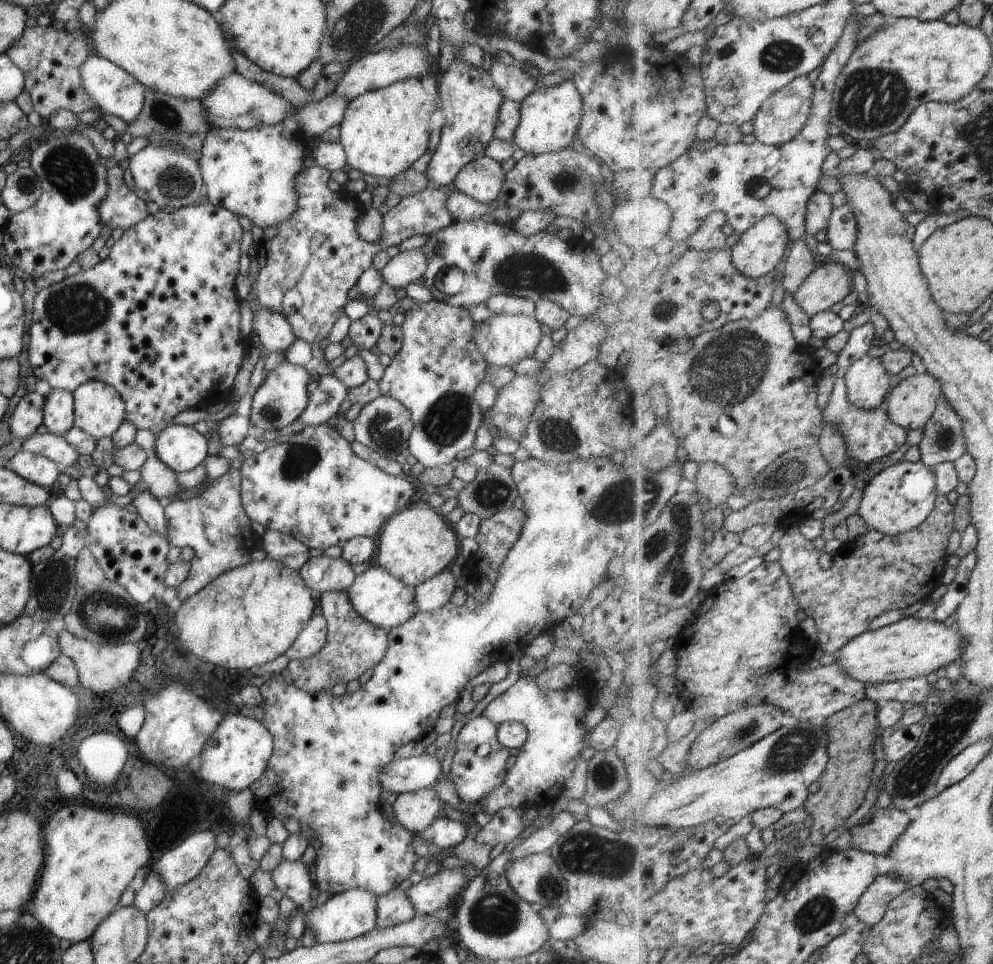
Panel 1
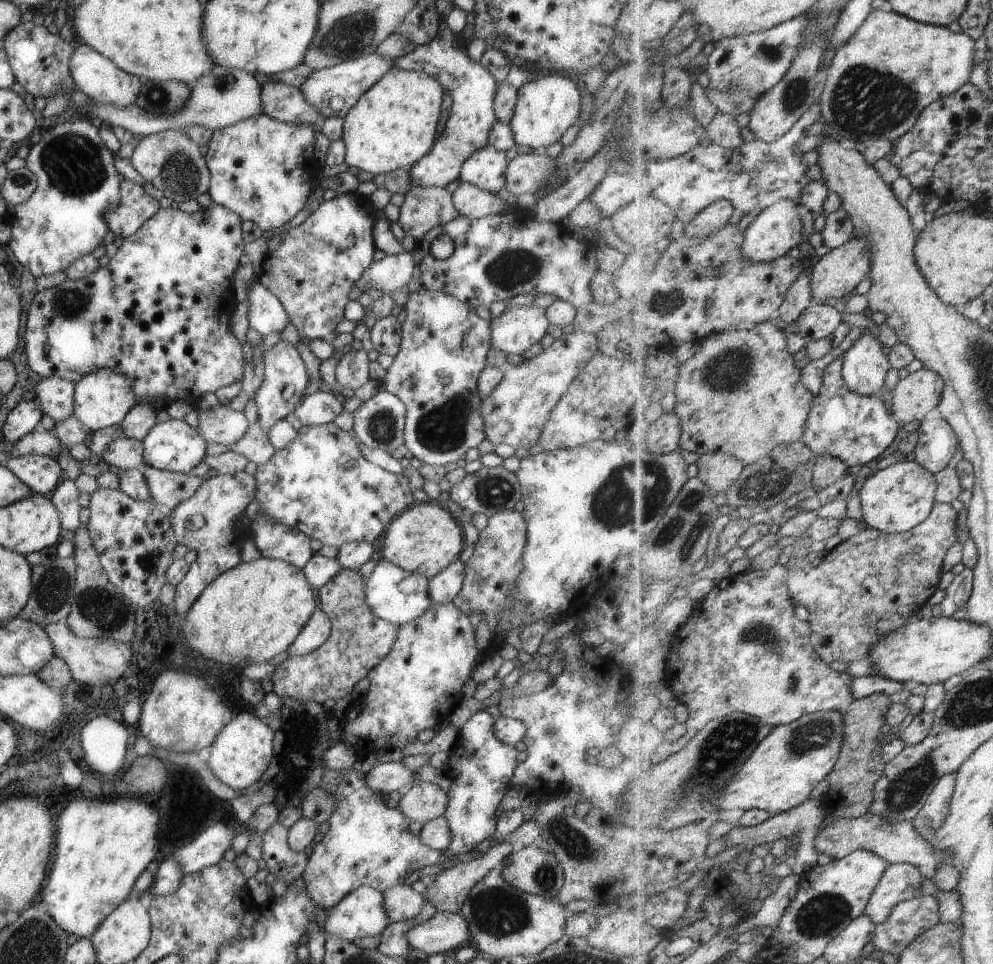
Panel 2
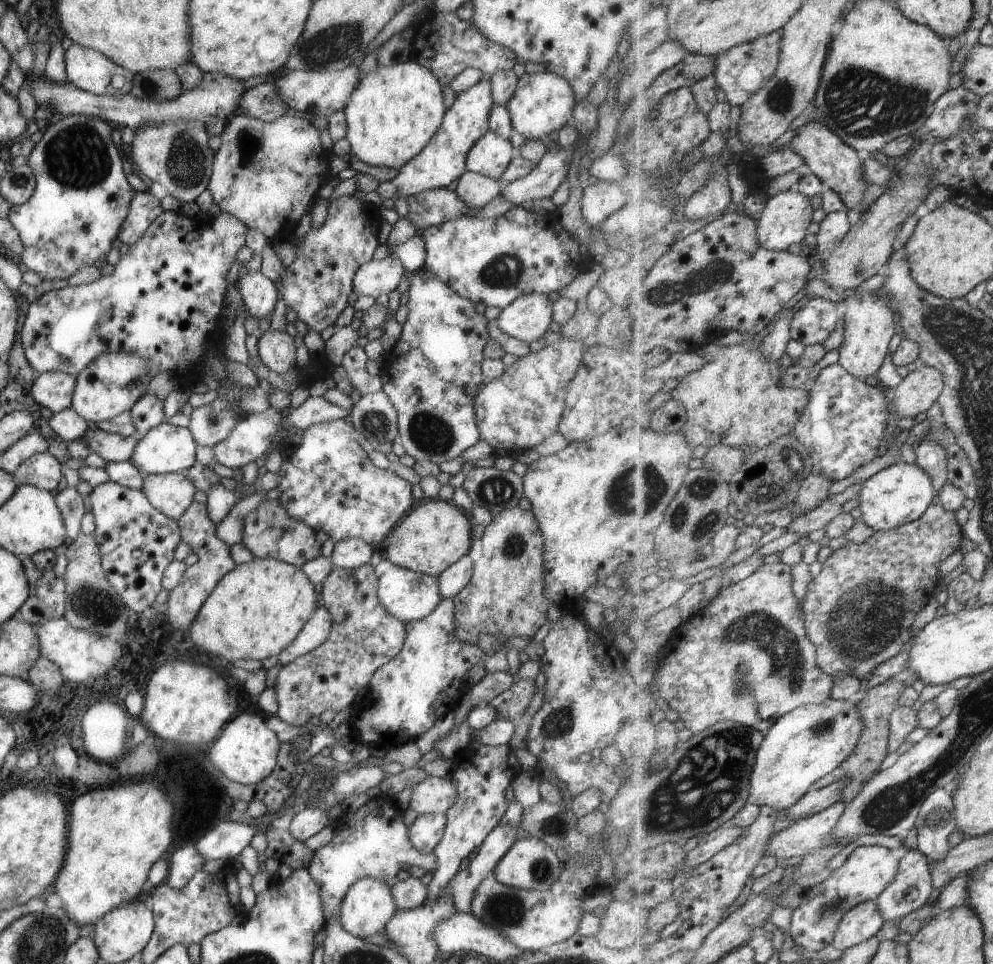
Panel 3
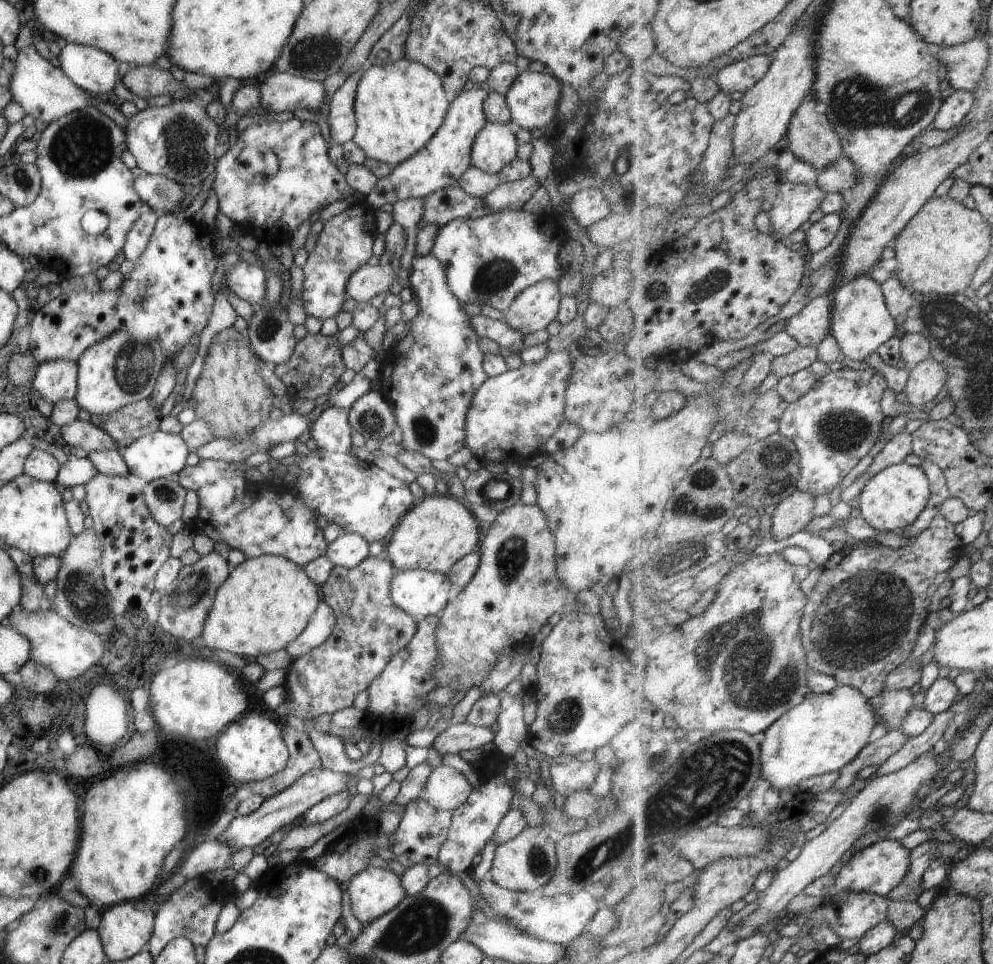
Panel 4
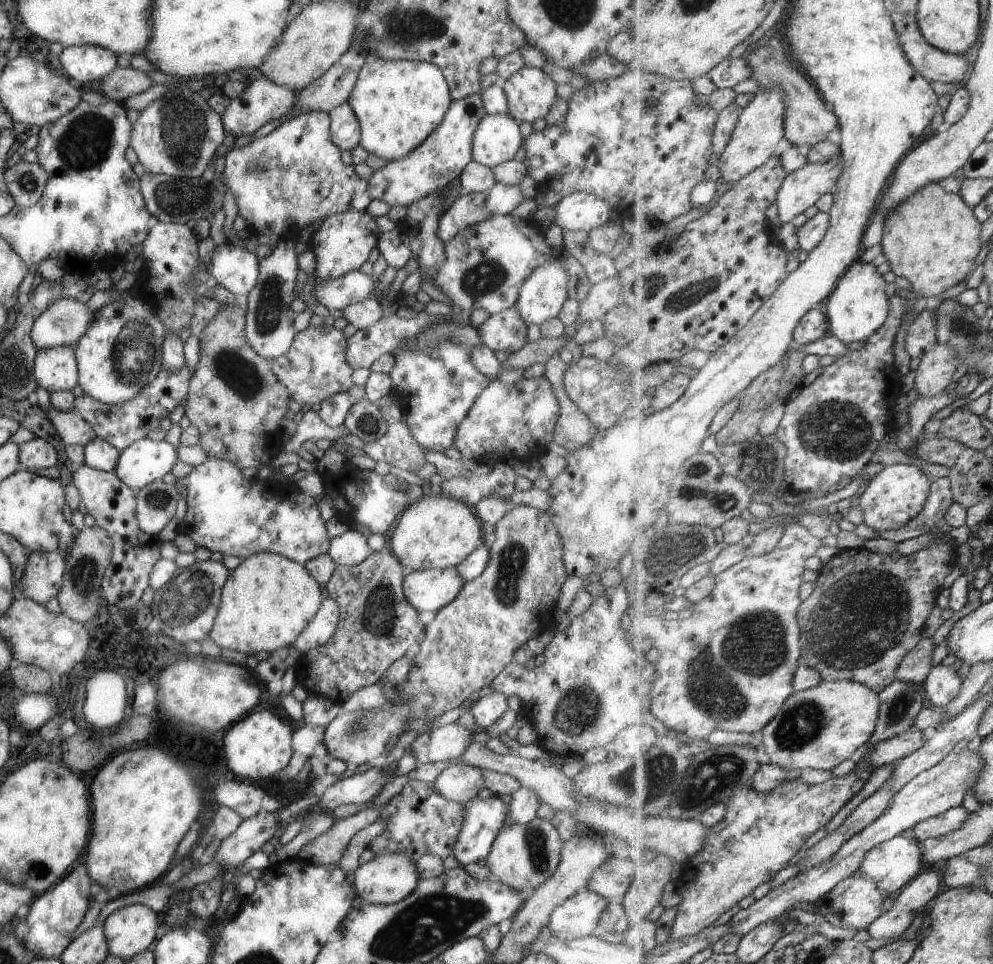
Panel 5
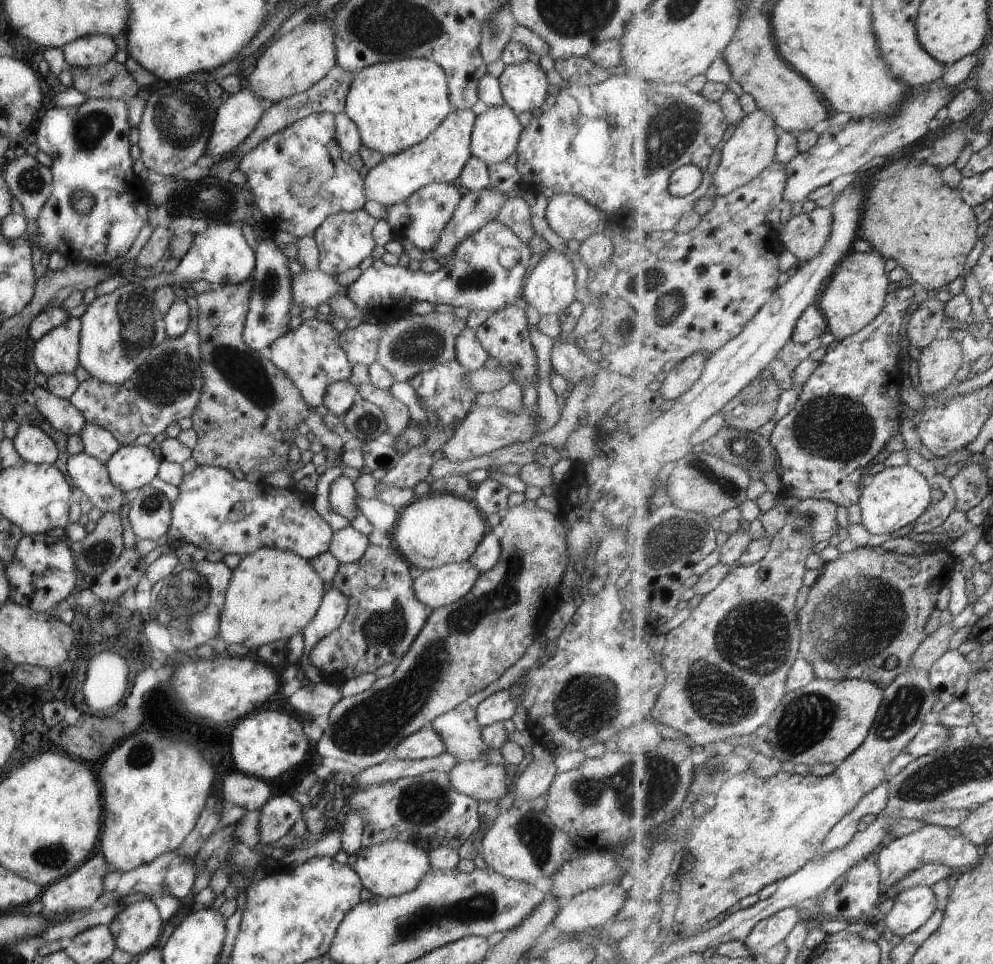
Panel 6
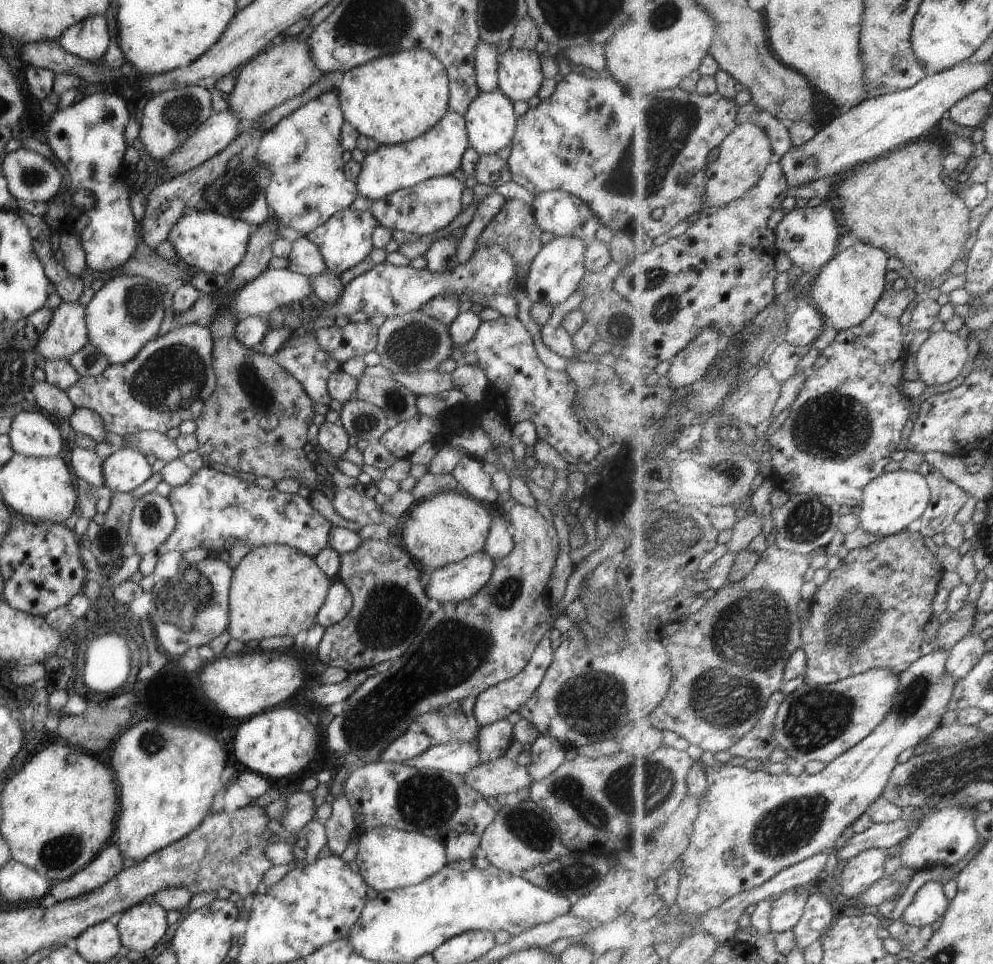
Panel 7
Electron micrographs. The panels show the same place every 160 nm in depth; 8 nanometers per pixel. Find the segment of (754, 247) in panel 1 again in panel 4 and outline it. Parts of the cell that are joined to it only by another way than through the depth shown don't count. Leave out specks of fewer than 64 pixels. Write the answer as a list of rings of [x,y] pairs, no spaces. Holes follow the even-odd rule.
[[[783,182],[772,198],[773,206],[768,212],[773,231],[788,237],[809,221],[825,198],[825,192],[817,185]]]

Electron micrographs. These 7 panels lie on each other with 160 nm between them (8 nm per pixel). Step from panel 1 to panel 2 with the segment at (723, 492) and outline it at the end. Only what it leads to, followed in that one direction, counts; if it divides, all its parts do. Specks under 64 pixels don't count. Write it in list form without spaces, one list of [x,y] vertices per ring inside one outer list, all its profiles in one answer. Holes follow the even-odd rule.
[[[726,452],[700,455],[696,462],[697,476],[717,492],[726,493],[728,488],[741,476],[744,462]]]

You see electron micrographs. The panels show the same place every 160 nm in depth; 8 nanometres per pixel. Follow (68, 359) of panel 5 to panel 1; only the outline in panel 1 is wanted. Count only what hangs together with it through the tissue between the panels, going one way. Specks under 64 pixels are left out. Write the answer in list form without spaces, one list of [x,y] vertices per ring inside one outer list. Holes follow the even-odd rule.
[[[49,389],[44,395],[42,423],[47,432],[61,435],[74,424],[74,397],[66,390]]]

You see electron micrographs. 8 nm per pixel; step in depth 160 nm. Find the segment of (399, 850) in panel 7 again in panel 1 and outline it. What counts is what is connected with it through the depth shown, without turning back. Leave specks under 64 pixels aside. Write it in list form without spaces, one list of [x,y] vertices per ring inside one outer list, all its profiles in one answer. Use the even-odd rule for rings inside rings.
[[[359,888],[333,894],[320,905],[314,905],[303,916],[303,932],[311,932],[316,943],[337,943],[374,930],[376,898]]]

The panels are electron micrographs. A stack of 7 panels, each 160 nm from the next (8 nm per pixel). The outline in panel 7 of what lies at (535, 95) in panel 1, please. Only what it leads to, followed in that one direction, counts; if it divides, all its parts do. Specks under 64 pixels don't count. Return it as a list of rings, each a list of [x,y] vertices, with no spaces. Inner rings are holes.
[[[508,47],[498,55],[496,83],[498,89],[513,103],[526,101],[539,90],[542,75],[540,55]]]

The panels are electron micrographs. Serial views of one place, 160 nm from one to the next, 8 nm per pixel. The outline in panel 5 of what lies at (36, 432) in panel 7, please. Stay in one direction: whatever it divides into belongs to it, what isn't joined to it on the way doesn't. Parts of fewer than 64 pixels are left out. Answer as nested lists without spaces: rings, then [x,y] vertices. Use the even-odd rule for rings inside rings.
[[[33,437],[18,446],[18,462],[29,472],[48,469],[57,462],[56,450],[42,438]]]

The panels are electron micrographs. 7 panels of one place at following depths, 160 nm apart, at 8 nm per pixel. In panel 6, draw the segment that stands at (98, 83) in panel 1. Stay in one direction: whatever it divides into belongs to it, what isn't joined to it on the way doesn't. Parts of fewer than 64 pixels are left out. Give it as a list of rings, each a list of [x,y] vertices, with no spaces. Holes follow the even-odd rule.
[[[85,35],[66,42],[62,55],[71,67],[89,68],[107,62],[113,57],[116,46],[111,37],[105,35]]]

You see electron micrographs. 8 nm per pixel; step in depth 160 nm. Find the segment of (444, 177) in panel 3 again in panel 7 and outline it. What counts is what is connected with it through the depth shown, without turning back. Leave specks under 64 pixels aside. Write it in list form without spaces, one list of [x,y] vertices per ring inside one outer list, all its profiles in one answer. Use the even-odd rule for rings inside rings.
[[[447,111],[429,130],[407,142],[394,145],[378,145],[375,150],[364,154],[361,160],[360,171],[354,180],[357,192],[370,200],[384,197],[394,190],[407,188],[431,177],[451,175],[460,166],[460,158],[468,147],[468,138],[465,128],[464,116],[453,111]]]

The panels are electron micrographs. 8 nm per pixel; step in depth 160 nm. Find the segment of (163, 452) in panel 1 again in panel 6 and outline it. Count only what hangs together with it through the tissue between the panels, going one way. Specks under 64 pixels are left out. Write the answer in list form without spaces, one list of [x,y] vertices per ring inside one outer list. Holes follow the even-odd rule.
[[[123,445],[120,446],[105,462],[110,483],[125,493],[134,488],[141,488],[156,476],[156,472],[161,460],[155,460],[153,452],[146,446]]]

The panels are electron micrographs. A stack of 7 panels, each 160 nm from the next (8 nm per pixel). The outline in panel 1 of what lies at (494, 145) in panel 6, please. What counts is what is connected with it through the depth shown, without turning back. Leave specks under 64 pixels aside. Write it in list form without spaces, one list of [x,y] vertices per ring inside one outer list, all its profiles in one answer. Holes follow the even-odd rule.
[[[483,155],[462,166],[452,182],[459,192],[473,200],[490,203],[500,192],[503,177],[500,162]]]

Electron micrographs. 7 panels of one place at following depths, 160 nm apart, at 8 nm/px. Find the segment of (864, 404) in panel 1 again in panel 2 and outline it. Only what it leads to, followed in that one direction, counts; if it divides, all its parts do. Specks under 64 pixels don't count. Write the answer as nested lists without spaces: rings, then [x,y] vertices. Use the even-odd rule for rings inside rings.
[[[865,331],[843,356],[845,382],[859,394],[879,396],[892,363],[873,332]]]

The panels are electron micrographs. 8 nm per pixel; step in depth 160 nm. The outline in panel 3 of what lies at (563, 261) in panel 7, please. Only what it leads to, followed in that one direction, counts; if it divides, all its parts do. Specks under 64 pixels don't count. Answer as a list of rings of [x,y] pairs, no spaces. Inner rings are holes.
[[[543,293],[519,295],[504,306],[495,319],[498,329],[505,336],[529,344],[547,330],[552,321],[552,304]]]

